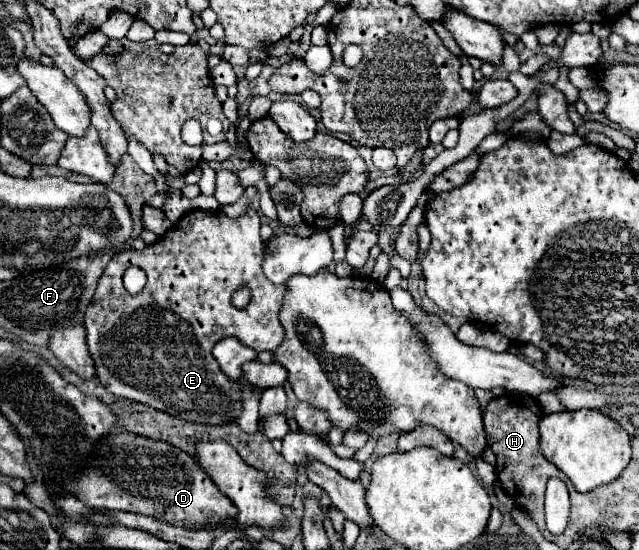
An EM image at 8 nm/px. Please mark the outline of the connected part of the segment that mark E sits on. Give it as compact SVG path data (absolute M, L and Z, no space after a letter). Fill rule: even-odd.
M251 207L247 209L247 213L239 219L229 219L221 209L217 211L203 211L203 209L191 209L187 211L187 215L183 215L183 219L175 225L175 229L169 229L169 233L159 239L157 243L153 245L147 245L143 251L121 251L117 257L113 257L109 261L109 265L105 267L101 279L99 279L99 285L97 285L97 291L87 307L87 313L85 313L85 329L87 329L87 347L89 347L89 353L95 361L95 369L97 369L97 379L101 381L101 385L113 393L115 397L123 397L123 399L131 399L131 401L139 401L143 405L149 405L157 411L165 411L169 415L175 415L183 421L191 421L191 423L201 423L201 425L229 425L229 423L237 423L237 419L241 417L243 413L243 387L241 387L241 379L235 379L231 381L219 367L217 359L211 355L211 349L215 347L217 341L221 341L223 337L229 337L229 335L235 335L241 343L253 347L255 351L275 351L279 347L279 341L285 339L285 331L281 327L281 323L277 321L279 317L279 311L281 311L281 303L283 303L283 297L287 295L287 287L285 285L271 285L267 281L267 277L261 273L261 245L263 245L263 239L259 235L259 215L257 211L253 211ZM129 265L135 265L135 267L141 267L145 273L147 273L147 285L143 287L141 293L137 295L131 295L127 293L127 289L123 287L123 273ZM239 285L249 285L251 287L251 303L247 305L247 309L235 309L231 305L231 295L235 293L235 289Z

